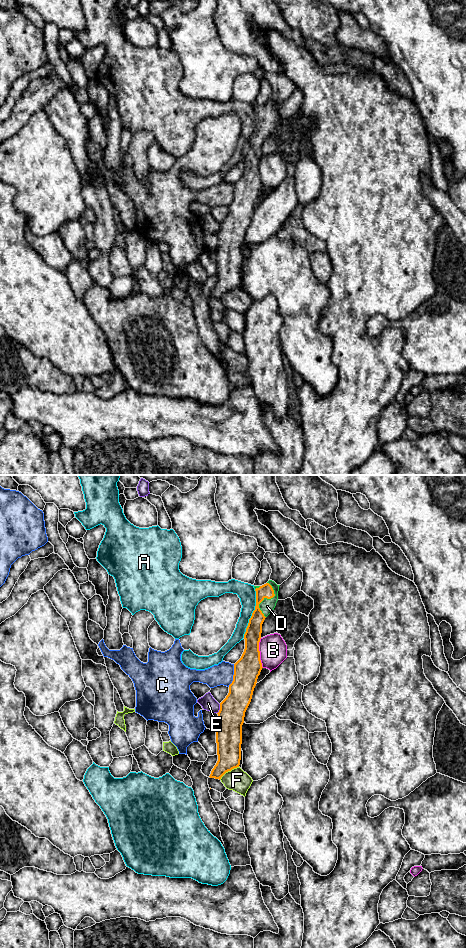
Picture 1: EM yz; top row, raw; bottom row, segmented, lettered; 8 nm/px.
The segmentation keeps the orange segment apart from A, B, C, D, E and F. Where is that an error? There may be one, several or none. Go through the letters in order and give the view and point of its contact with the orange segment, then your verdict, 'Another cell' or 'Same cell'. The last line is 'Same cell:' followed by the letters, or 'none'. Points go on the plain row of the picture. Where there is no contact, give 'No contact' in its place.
A: Touches orange at yz (252, 133). Another cell
B: Touches orange at yz (259, 173). Another cell
C: Touches orange at yz (233, 195). Another cell
D: Touches orange at yz (266, 117). Same cell
E: Touches orange at yz (220, 229). Another cell
F: Touches orange at yz (228, 290). Another cell
Same cell: D

